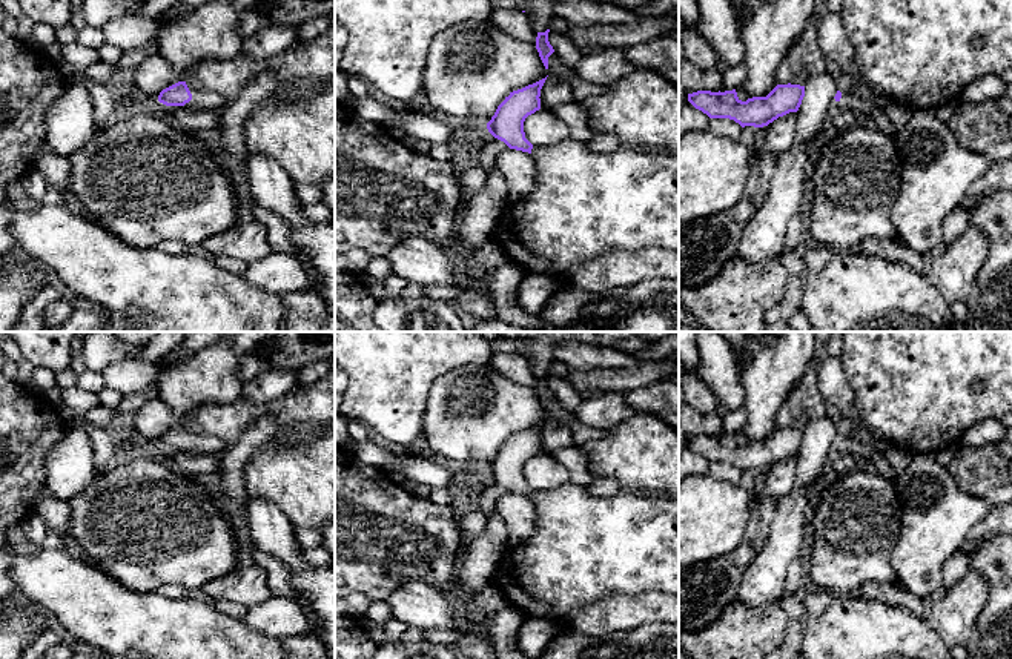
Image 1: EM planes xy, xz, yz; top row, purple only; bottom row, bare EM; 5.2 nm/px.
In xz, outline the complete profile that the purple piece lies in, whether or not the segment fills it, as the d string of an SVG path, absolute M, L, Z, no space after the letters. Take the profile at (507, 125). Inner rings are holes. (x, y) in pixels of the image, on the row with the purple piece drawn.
M547 77L510 92L487 123L488 132L510 149L531 154L533 144L525 138L524 121L541 109L541 89Z

